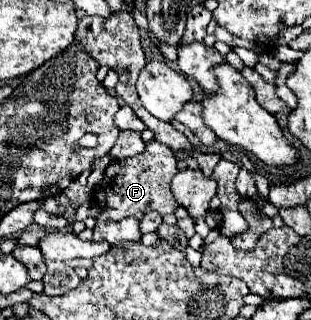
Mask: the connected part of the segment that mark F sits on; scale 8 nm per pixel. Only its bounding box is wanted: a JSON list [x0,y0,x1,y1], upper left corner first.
[93,141,177,221]

